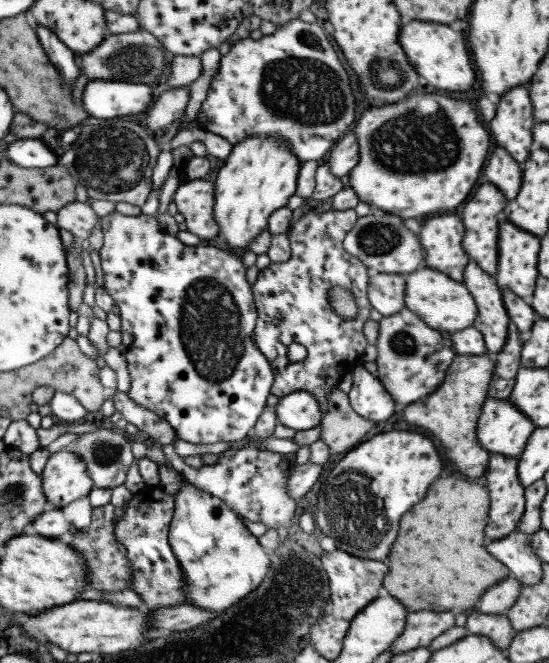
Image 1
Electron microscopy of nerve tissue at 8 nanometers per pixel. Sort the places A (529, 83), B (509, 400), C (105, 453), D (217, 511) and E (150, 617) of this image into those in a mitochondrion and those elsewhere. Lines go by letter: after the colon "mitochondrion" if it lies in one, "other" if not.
A: other
B: other
C: mitochondrion
D: other
E: other

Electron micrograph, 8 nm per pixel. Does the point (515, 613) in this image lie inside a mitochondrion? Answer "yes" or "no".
no

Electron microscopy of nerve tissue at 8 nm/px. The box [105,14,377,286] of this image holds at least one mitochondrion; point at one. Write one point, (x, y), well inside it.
(307, 90)

